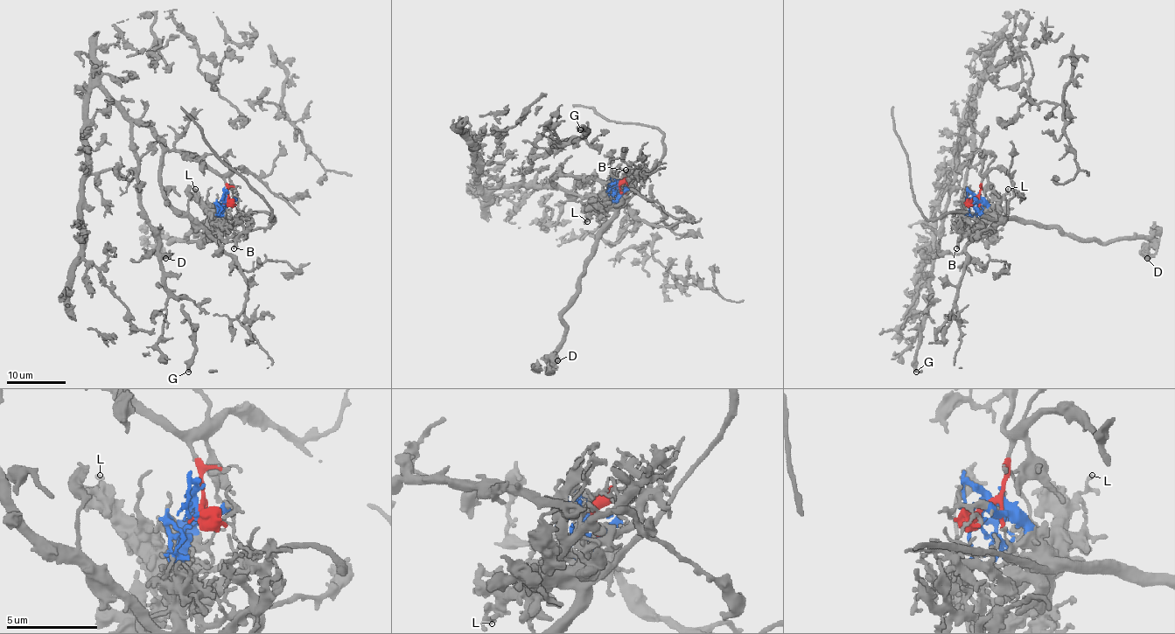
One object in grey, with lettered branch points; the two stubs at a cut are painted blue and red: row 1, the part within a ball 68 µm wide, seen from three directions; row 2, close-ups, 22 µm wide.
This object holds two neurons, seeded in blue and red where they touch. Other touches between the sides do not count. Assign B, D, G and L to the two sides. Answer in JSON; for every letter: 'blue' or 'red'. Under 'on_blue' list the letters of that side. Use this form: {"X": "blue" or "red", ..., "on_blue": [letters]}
{"B": "blue", "D": "blue", "G": "red", "L": "blue", "on_blue": ["B", "D", "L"]}

